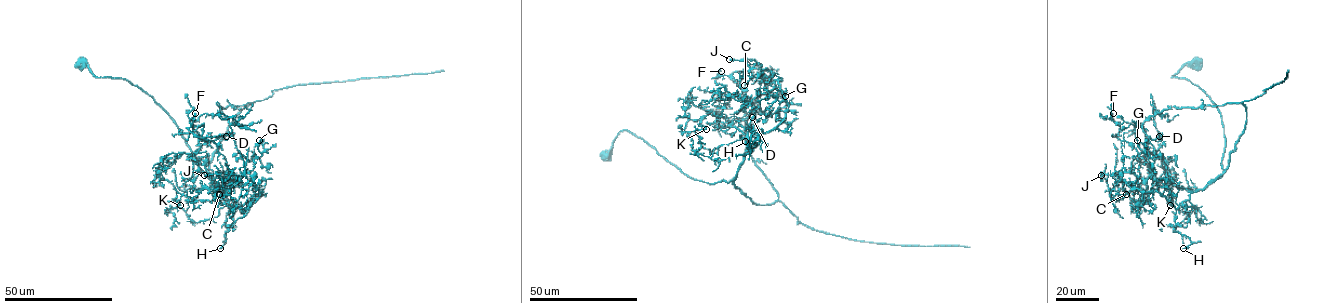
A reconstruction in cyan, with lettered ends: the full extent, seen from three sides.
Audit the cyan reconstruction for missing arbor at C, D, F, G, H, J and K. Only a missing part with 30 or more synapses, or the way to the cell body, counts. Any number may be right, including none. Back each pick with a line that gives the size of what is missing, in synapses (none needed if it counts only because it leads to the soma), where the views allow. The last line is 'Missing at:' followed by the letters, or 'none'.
Missing at: none

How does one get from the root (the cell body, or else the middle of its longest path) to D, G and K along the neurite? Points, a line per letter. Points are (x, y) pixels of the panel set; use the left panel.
D: (80, 64), (148, 94), (206, 176), (233, 119), (253, 103), (220, 107), (231, 128), (226, 136)
G: (80, 64), (148, 94), (206, 176), (233, 119), (253, 103), (220, 107), (248, 160), (262, 155), (259, 140)
K: (80, 64), (148, 94), (203, 174), (223, 188), (182, 153), (156, 170), (180, 205)

